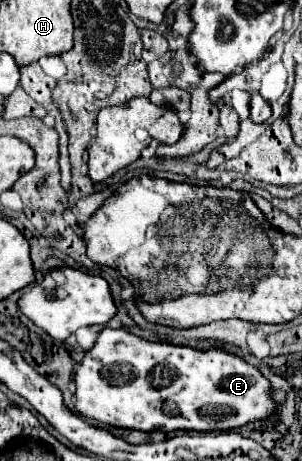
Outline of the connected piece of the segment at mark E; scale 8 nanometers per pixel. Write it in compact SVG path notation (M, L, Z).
M105 327L99 333L97 343L91 351L81 359L81 367L75 371L77 383L77 411L95 419L103 425L125 427L137 431L195 431L195 433L221 433L233 431L247 423L263 421L273 415L279 415L281 405L271 397L271 383L263 377L263 373L221 347L211 347L207 351L171 345L171 343L155 343L143 337L137 337L129 331L109 329Z

